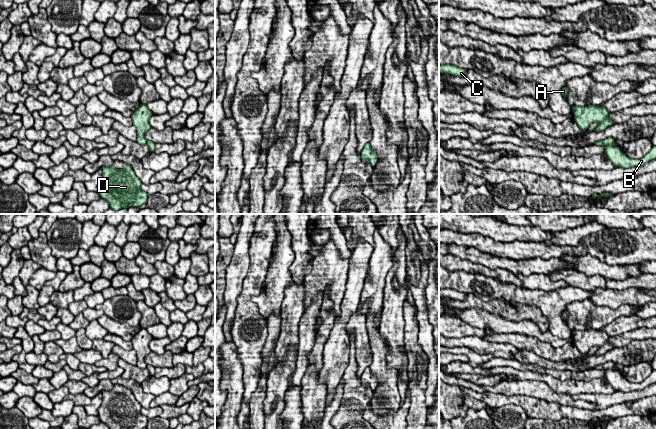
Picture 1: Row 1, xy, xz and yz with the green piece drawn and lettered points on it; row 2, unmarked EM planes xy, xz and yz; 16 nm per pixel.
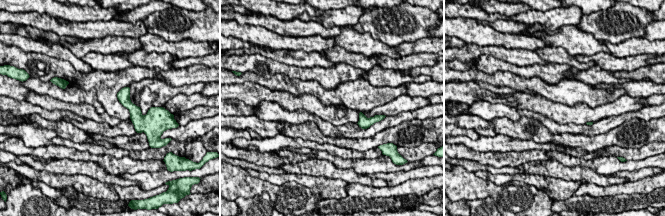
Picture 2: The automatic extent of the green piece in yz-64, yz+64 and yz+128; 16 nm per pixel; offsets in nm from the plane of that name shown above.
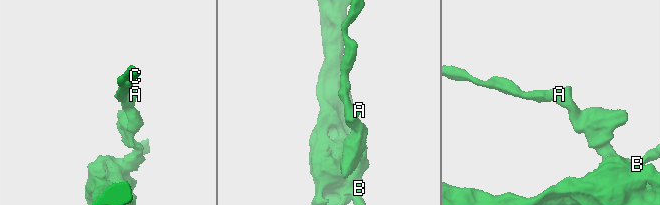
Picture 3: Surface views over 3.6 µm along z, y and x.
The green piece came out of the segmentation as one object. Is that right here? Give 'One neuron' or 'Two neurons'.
Two neurons

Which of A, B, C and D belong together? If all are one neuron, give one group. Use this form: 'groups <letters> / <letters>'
groups A C / B D

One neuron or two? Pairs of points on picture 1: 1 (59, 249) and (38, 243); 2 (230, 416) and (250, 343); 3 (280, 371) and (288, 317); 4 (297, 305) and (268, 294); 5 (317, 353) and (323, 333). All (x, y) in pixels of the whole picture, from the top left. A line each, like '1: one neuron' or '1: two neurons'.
1: two neurons
2: two neurons
3: one neuron
4: two neurons
5: one neuron

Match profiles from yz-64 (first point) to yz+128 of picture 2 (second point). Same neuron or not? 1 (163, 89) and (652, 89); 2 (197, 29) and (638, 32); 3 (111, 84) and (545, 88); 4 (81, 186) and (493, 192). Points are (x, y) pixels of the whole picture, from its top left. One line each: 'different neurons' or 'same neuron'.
1: different neurons
2: same neuron
3: different neurons
4: different neurons

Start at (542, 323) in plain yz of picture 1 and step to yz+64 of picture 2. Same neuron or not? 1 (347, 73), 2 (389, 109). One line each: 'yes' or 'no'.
1: no
2: no

